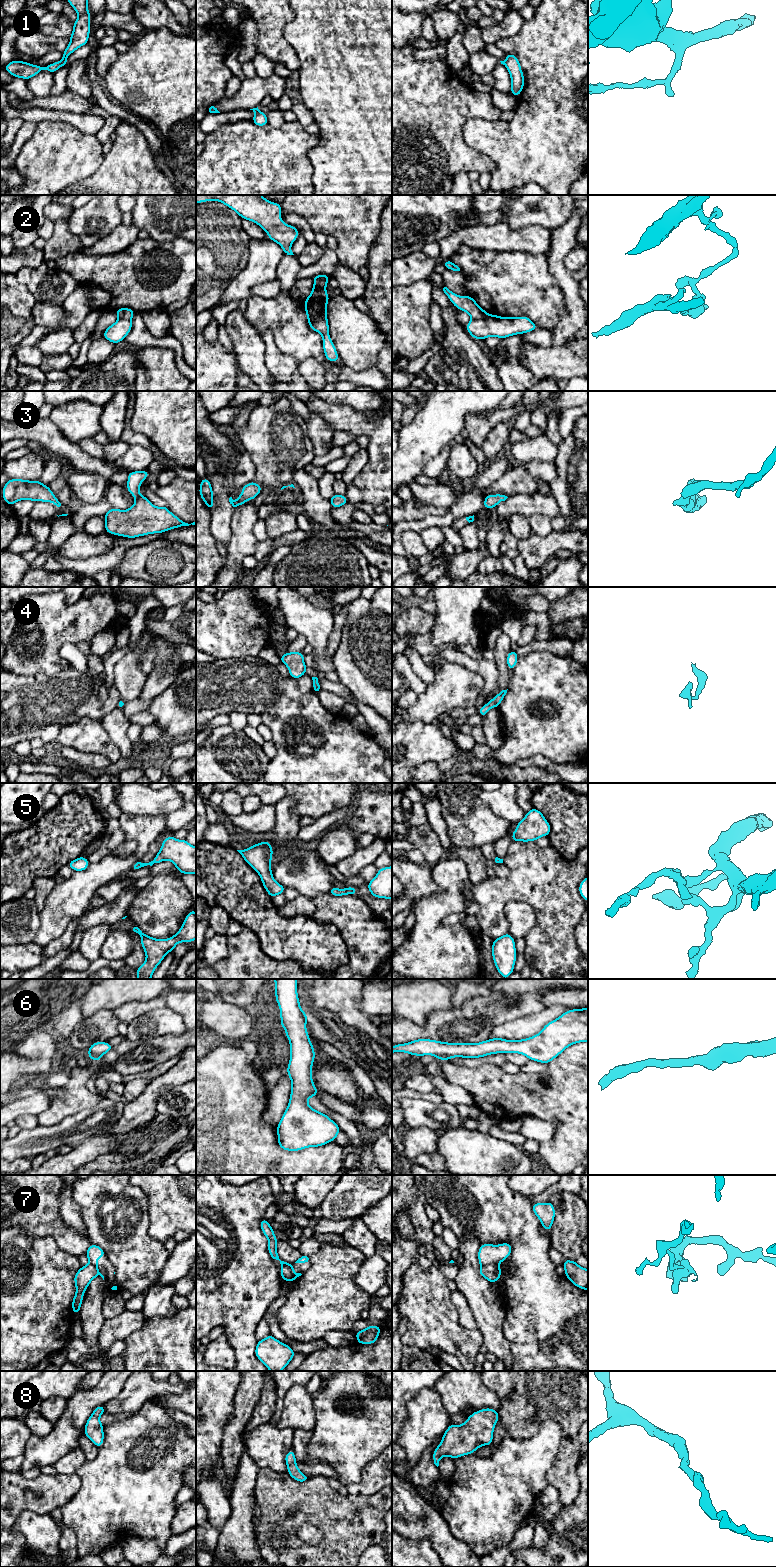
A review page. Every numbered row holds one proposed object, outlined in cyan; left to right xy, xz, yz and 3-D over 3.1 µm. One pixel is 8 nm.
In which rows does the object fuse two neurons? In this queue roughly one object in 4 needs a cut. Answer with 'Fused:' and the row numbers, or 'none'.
Fused: 1, 2, 7

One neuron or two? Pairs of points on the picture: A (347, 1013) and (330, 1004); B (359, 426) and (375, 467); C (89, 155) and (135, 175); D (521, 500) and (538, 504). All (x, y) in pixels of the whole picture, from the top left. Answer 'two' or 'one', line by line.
A: one
B: one
C: two
D: one

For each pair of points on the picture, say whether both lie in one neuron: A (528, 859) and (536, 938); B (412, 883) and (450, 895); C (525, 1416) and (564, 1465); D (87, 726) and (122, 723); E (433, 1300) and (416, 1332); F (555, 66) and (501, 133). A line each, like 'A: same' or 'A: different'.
A: same
B: different
C: same
D: different
E: same
F: same

